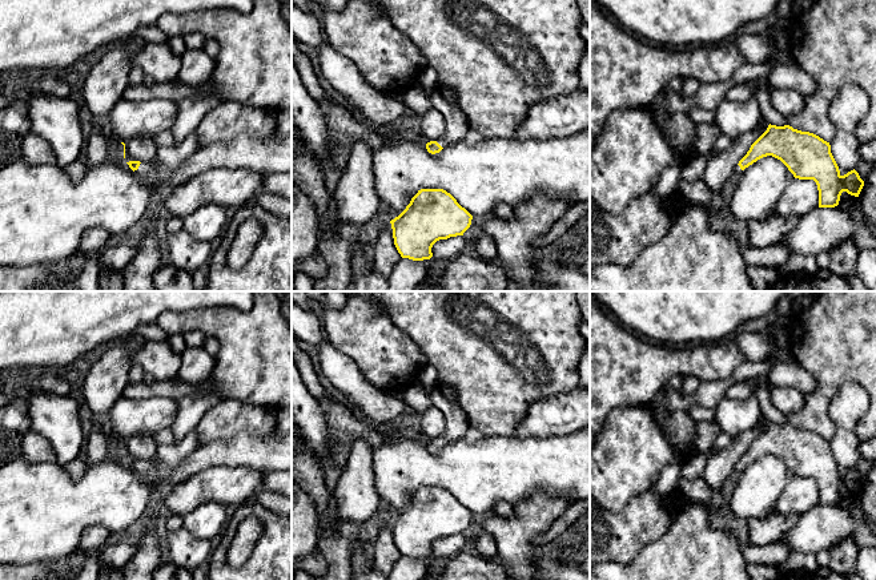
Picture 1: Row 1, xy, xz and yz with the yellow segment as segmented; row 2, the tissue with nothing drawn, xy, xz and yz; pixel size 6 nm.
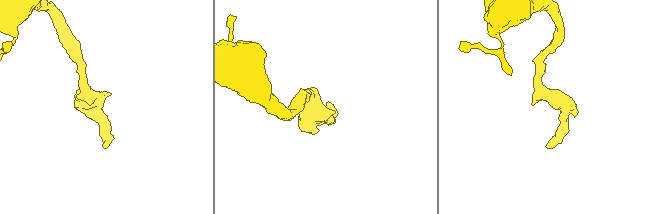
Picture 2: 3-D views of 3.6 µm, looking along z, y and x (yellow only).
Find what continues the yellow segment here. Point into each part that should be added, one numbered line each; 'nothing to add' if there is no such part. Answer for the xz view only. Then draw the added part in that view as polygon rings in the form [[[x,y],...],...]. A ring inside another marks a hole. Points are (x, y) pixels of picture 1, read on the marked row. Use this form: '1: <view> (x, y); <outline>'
1: xz (443, 99); [[[438,85],[434,88],[430,100],[433,108],[442,113],[446,125],[443,137],[437,140],[437,142],[442,148],[446,148],[450,144],[462,141],[470,130],[470,125],[458,102],[454,89]]]

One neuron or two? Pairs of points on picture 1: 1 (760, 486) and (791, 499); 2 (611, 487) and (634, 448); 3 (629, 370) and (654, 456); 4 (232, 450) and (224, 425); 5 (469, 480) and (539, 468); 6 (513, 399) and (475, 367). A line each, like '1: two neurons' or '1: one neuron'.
1: two neurons
2: one neuron
3: two neurons
4: two neurons
5: one neuron
6: one neuron

